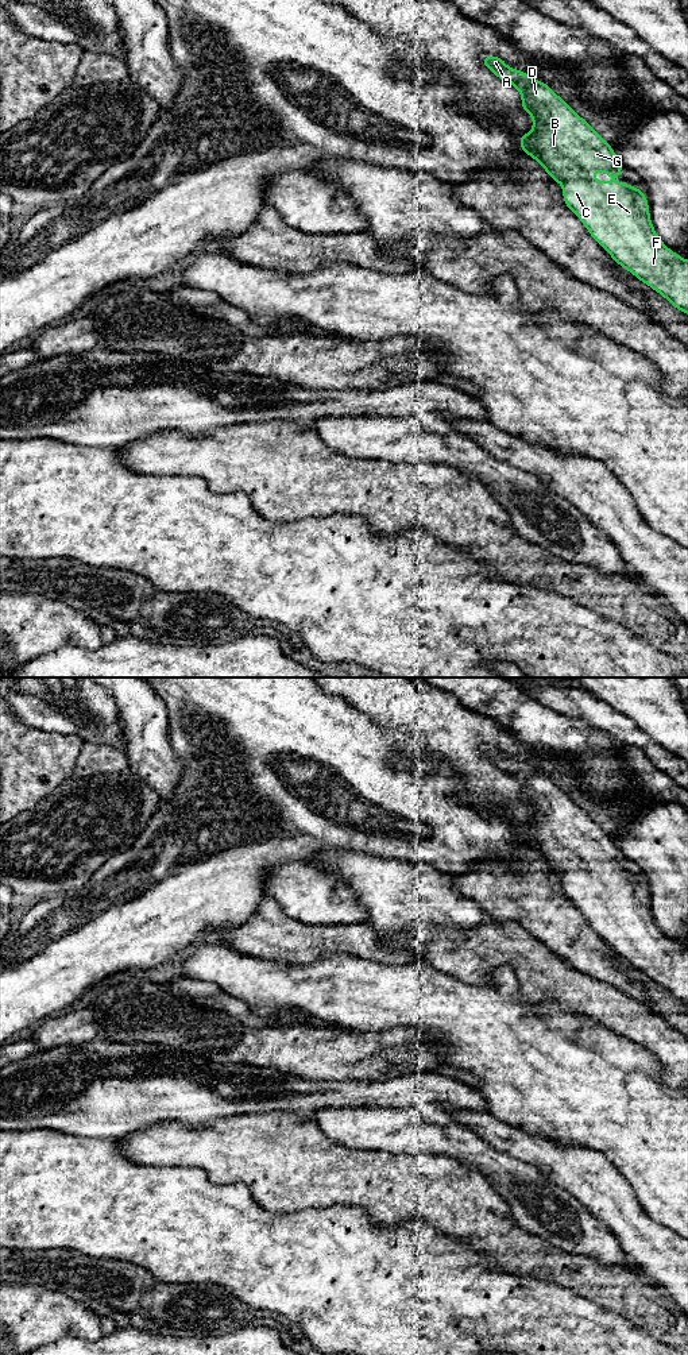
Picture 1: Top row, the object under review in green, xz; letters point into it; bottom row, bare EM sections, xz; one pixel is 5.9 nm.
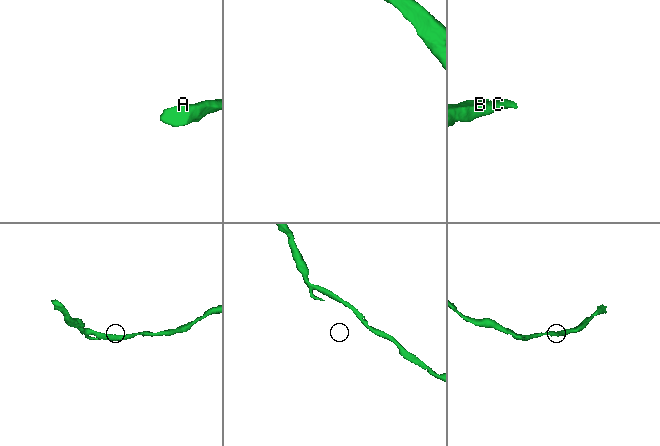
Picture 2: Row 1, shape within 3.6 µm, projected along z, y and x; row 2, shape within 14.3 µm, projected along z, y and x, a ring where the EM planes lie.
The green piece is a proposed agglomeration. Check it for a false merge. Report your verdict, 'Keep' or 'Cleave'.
Keep

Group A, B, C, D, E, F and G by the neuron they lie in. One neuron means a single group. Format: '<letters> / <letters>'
A B C D E F G

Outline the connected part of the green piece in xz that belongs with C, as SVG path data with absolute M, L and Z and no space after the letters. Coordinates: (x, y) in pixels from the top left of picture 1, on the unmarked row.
M486 746L482 753L498 769L519 781L522 800L533 807L533 821L518 830L521 839L563 876L565 896L618 956L688 1005L688 951L670 942L654 923L645 884L629 875L592 869L595 862L604 862L610 868L622 865L622 853L612 838L545 773L509 758L499 748Z

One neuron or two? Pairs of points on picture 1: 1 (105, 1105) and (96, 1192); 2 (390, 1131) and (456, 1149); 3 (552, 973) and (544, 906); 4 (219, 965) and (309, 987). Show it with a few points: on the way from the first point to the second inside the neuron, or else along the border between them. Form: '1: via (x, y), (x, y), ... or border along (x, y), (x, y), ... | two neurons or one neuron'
1: border along (70, 1134), (112, 1139) | two neurons
2: via (406, 1131), (435, 1131), (440, 1134) | one neuron
3: border along (525, 929), (575, 968) | two neurons
4: via (242, 976), (263, 984), (286, 985) | one neuron

